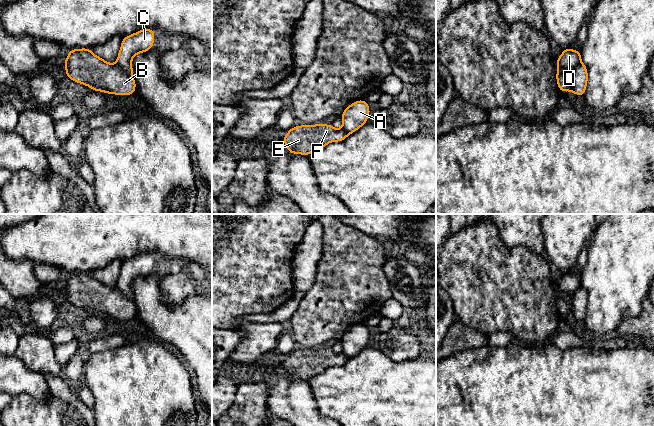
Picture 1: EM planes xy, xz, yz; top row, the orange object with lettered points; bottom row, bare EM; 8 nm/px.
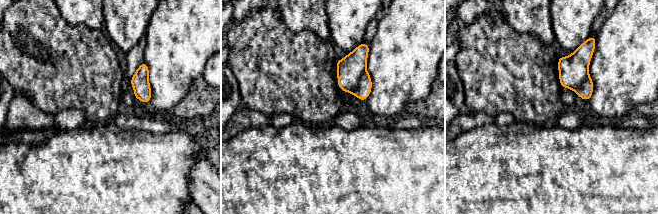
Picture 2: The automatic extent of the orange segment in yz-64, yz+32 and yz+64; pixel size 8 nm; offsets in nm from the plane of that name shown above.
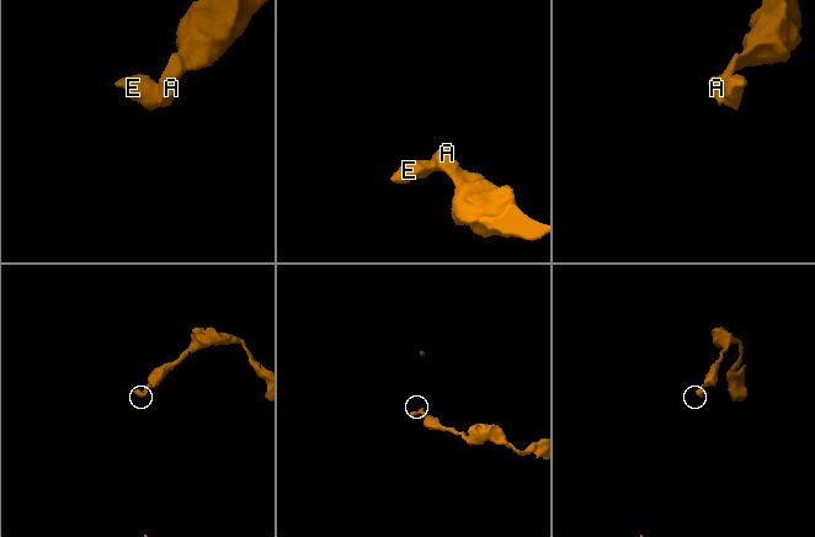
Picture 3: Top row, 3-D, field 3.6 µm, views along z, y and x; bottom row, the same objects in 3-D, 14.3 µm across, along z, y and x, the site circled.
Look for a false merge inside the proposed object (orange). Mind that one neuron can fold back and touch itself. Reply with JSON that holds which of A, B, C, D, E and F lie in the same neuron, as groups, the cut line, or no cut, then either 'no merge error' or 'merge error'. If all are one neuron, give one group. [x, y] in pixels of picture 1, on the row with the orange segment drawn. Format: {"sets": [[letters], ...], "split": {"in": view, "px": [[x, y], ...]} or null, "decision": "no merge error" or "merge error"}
{"sets": [["A", "C", "D"], ["B", "E", "F"]], "split": {"in": "yz", "px": [[580, 60], [573, 71], [571, 84], [568, 89]]}, "decision": "merge error"}

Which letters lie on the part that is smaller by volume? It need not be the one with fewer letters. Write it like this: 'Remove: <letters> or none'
Remove: B, E, F

